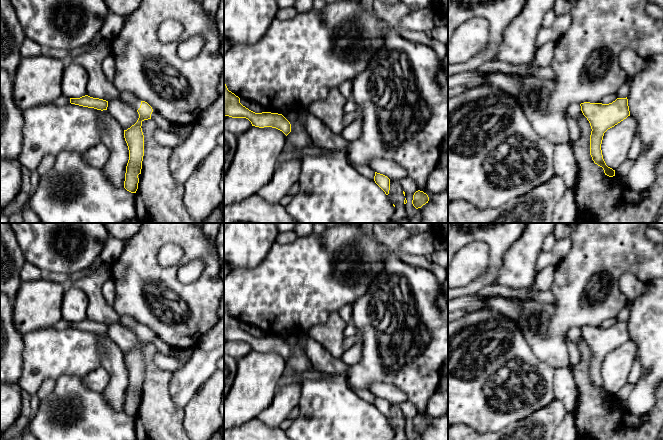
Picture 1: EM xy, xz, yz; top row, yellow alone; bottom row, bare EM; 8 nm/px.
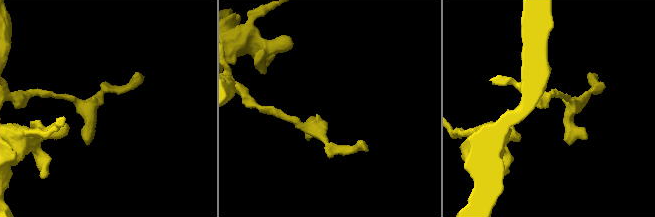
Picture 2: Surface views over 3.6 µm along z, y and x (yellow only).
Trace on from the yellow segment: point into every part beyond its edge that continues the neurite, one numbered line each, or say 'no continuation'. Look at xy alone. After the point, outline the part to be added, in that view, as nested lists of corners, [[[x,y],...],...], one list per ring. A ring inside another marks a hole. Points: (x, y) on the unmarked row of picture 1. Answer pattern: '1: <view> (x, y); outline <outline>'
1: xy (126, 321); outline [[[122,315],[120,317],[121,325],[130,329],[136,335],[140,332],[141,324],[130,316]]]

